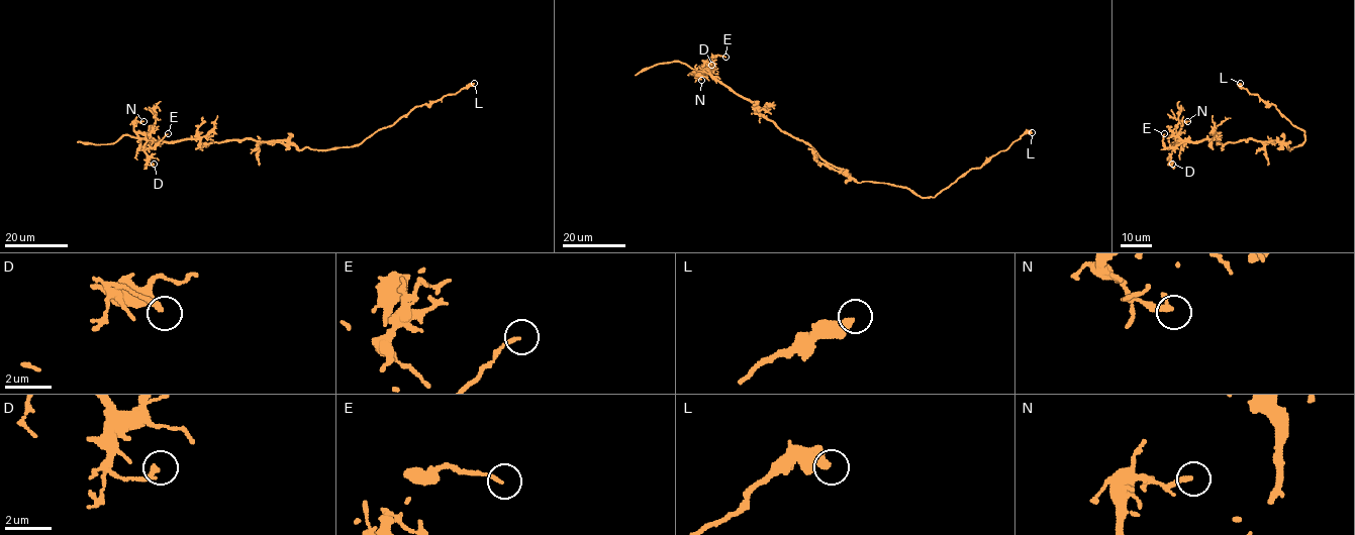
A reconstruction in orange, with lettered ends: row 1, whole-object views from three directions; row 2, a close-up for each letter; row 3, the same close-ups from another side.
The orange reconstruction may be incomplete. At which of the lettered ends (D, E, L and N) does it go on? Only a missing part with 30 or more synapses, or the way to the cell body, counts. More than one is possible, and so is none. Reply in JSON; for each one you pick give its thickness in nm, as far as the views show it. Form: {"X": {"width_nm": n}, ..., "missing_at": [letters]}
{"missing_at": []}

